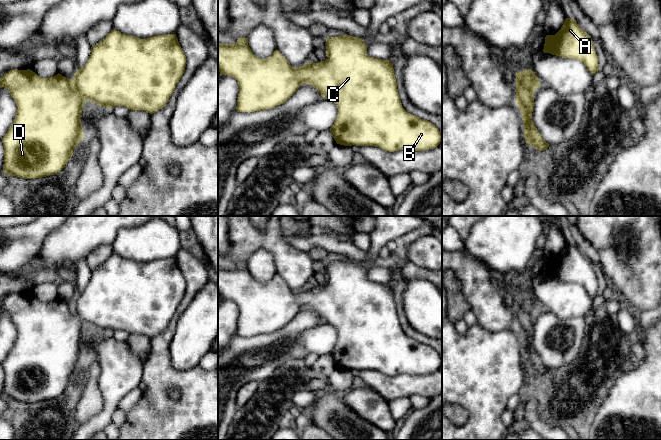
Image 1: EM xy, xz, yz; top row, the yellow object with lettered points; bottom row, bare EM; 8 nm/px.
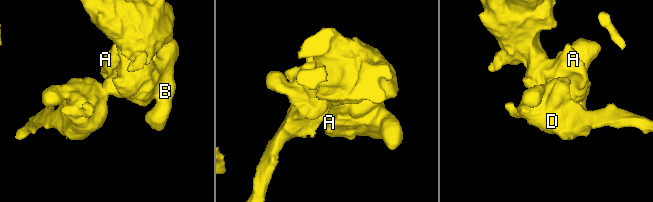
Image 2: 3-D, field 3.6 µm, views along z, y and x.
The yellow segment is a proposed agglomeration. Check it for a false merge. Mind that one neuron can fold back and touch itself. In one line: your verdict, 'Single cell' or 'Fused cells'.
Single cell

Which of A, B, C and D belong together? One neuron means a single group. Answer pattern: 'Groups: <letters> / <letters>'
Groups: A B C D

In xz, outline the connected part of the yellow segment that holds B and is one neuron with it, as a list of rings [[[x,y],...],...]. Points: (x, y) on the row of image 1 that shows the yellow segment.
[[[347,34],[326,38],[328,59],[296,68],[277,49],[266,59],[258,58],[249,47],[248,38],[240,37],[234,44],[218,43],[218,71],[220,76],[231,76],[238,82],[237,112],[272,109],[287,101],[306,83],[336,104],[338,114],[330,132],[337,144],[375,146],[389,152],[437,147],[441,142],[439,129],[403,108],[393,64],[388,59],[370,57],[367,47],[362,38]]]

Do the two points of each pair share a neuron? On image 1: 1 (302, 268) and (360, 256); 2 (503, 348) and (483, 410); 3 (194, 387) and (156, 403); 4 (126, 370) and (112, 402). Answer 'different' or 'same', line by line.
1: different
2: same
3: same
4: same

